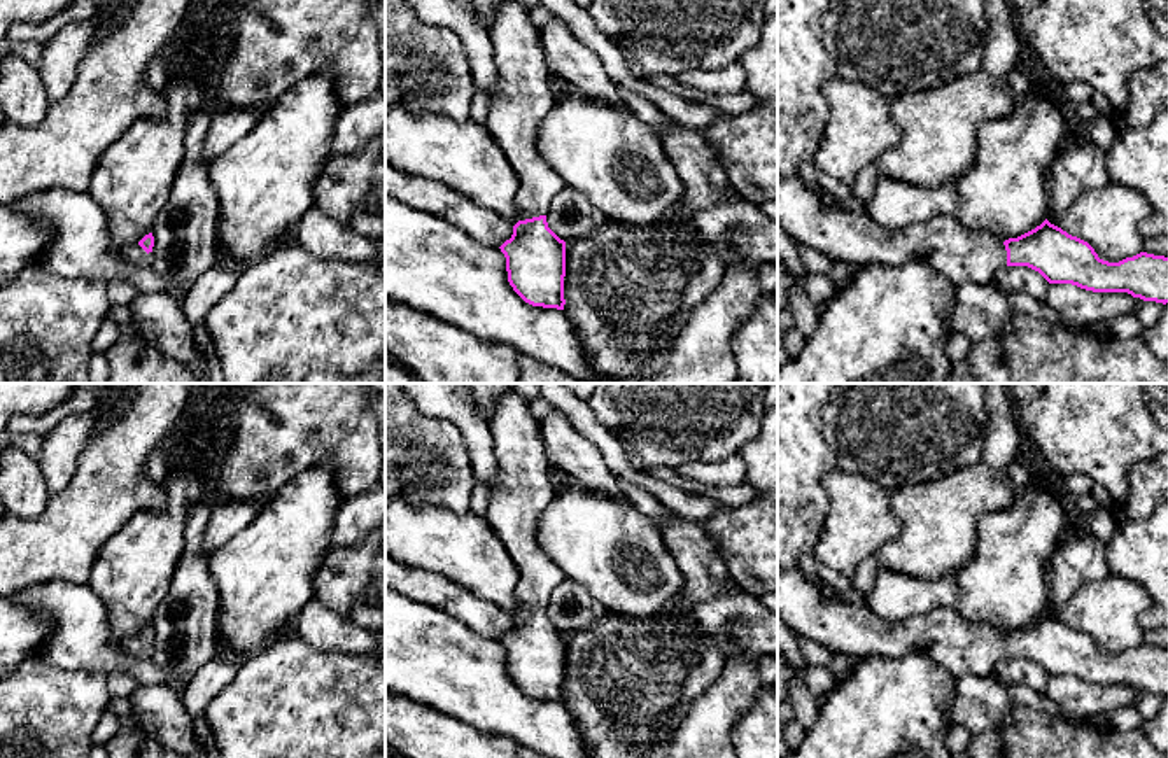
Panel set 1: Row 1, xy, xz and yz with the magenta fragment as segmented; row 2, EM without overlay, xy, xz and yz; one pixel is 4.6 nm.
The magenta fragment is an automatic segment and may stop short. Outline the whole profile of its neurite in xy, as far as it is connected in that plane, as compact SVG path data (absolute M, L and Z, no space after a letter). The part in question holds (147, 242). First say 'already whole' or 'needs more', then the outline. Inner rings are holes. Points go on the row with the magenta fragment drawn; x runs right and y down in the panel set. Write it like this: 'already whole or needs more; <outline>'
needs more; M149 233L138 243L123 249L121 256L128 264L152 266L152 247L154 247L154 236L152 233Z

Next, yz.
needs more; M795 173L777 179L777 224L793 243L820 252L830 263L844 261L855 268L865 264L900 266L912 257L925 257L937 273L958 287L989 284L1003 266L1028 266L1049 284L1072 284L1093 292L1128 292L1143 301L1168 303L1168 257L1140 252L1119 263L1108 263L1100 259L1087 242L1068 235L1047 219L1035 229L1005 242L989 231L970 229L949 215L904 229L886 229L863 214L825 208L802 177Z

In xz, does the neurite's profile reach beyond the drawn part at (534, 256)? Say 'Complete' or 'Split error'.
Split error

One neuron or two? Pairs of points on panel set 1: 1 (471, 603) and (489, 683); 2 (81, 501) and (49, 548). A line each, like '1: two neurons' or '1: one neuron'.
1: two neurons
2: one neuron

